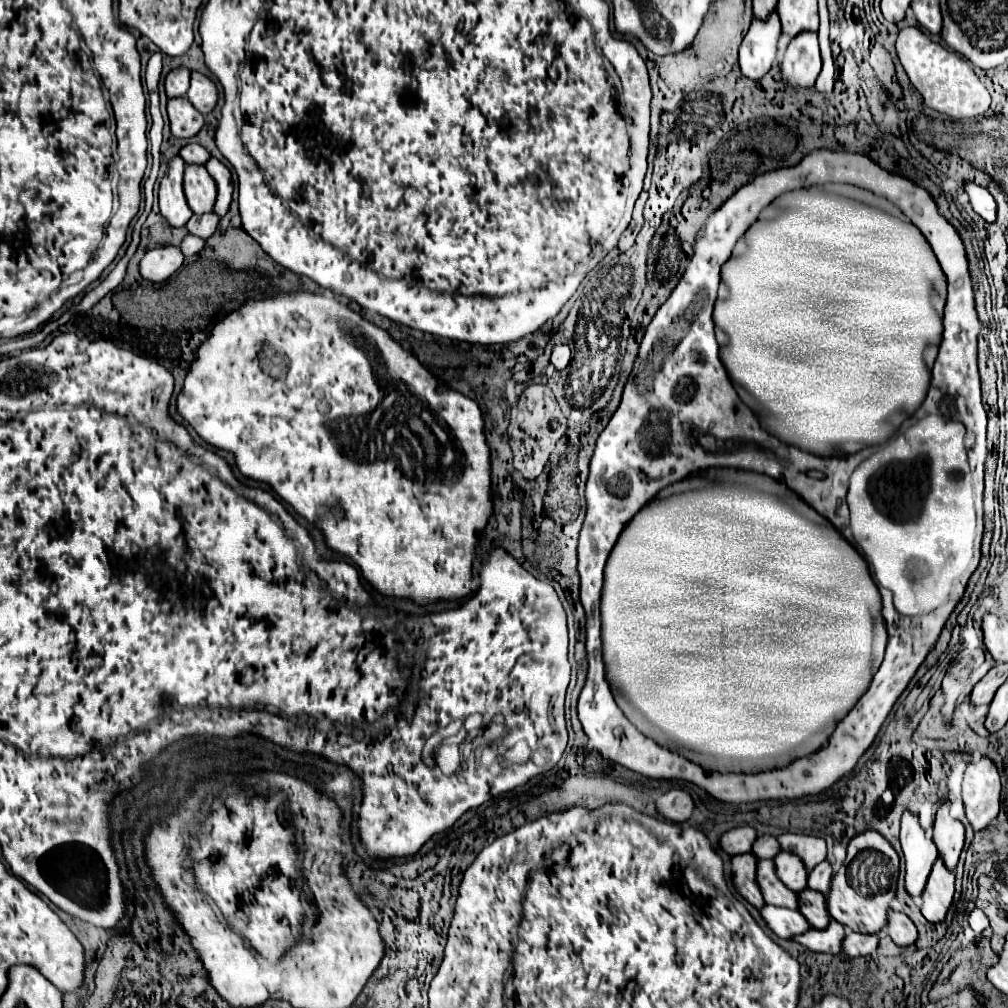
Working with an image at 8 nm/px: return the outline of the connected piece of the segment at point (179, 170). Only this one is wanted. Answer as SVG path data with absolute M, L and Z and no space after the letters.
M174 157L168 163L168 173L164 175L158 191L158 201L160 201L160 213L166 217L166 221L172 227L184 227L188 219L192 217L192 211L186 203L184 195L184 159Z

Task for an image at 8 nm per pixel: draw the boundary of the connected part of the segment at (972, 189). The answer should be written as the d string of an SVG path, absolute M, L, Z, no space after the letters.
M966 183L966 193L970 197L970 203L974 207L974 211L988 223L994 223L996 221L996 213L998 213L998 207L996 207L996 201L994 197L990 195L988 189L976 185L976 183Z

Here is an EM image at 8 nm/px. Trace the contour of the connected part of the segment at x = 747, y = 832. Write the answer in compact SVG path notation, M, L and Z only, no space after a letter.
M736 827L730 829L728 833L722 835L722 849L730 855L740 855L740 853L750 853L758 833L754 827Z

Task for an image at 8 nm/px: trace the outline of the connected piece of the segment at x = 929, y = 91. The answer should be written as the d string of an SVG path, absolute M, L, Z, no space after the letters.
M904 27L900 31L896 41L896 51L912 85L924 97L924 103L930 109L936 109L954 119L974 119L988 111L990 93L982 85L970 63L964 57L960 57L956 51L950 51L940 43L932 41L918 27Z

